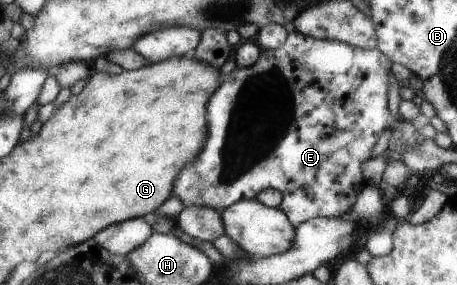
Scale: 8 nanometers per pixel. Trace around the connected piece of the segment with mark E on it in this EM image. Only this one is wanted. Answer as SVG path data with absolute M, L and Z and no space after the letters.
M296 31L288 34L278 49L261 49L252 67L233 70L212 95L207 106L207 119L212 115L207 142L198 157L182 165L171 195L176 195L184 207L210 207L222 212L236 201L256 198L260 191L273 188L283 193L280 207L294 226L318 217L340 218L355 206L364 187L362 163L372 157L372 147L388 127L390 61L377 48L353 47Z

